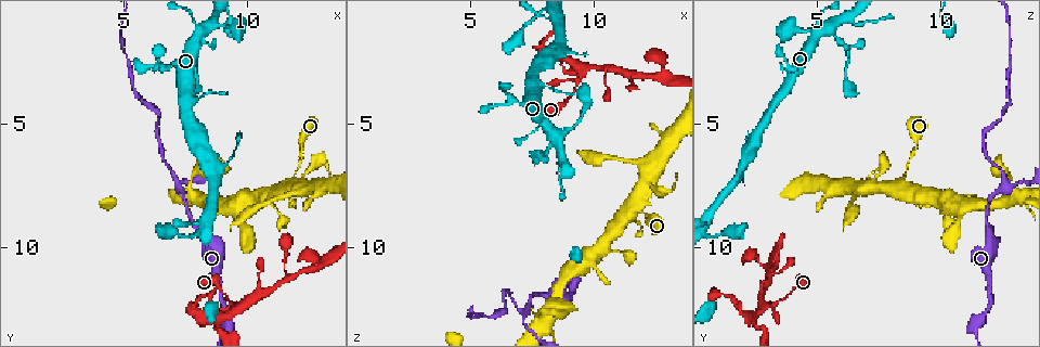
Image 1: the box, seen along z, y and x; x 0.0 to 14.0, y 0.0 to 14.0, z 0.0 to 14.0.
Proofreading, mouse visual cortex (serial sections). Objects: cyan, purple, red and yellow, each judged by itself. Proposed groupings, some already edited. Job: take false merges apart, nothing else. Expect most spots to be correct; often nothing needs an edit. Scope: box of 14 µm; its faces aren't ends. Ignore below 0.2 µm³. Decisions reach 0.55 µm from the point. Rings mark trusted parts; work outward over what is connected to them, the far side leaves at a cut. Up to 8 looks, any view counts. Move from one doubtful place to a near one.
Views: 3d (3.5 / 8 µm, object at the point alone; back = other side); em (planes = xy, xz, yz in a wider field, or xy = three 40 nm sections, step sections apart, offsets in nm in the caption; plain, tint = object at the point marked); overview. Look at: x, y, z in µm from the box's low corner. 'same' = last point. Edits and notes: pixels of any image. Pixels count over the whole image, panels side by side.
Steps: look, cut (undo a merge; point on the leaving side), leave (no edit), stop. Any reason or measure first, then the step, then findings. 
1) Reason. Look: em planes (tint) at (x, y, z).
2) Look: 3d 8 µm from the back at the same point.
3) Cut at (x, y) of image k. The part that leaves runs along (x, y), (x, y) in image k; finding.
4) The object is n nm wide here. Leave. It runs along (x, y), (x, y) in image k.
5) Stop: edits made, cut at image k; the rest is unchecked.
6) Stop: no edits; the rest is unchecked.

Small branch off a trunk. Look: 3d 3.5 µm at (11.7, 7.4, 8.3).

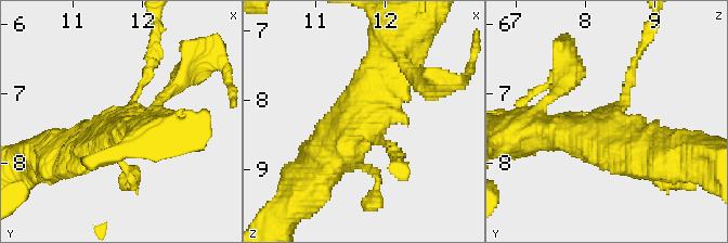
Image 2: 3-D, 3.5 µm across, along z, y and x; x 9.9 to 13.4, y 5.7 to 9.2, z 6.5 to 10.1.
Look: em xy step 3 (tint) at (11.75, 7.45, 8.30).

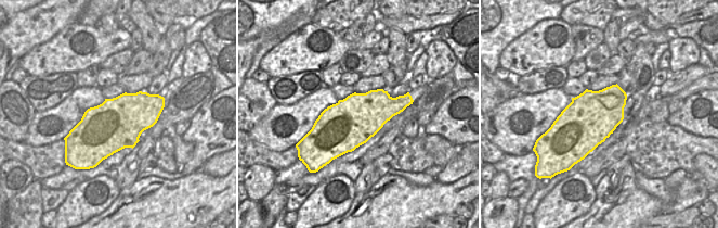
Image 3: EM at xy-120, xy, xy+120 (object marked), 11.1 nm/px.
Leave. It runs along (153, 65), (133, 112), (80, 149) in image 2; continuous, no second cell.

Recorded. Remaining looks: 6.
Look: 3d 3.5 µm at (7.2, 7.4, 12.7).

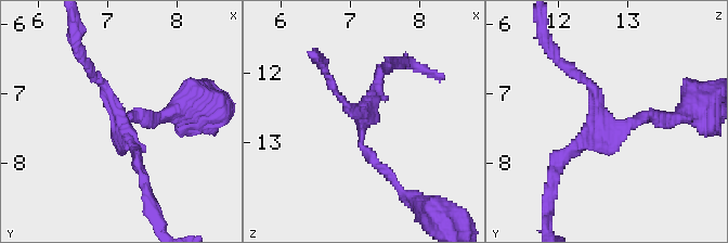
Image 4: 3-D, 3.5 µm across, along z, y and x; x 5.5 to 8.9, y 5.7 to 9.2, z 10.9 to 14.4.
3 arms meet here; the arms are 150, 150, 200 nm wide. Look: em xy step 2 (tint) at (7.20, 7.50, 12.60).

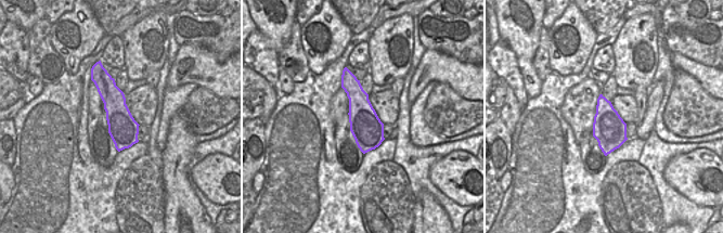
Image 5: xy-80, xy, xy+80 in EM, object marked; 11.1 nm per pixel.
Leave. It runs along (142, 169), (113, 99), (92, 72) in image 4; one cell here.

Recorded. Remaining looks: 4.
Abrupt turn. Look: em xy step 5 (tint) at (9.5, 12.4, 3.0).

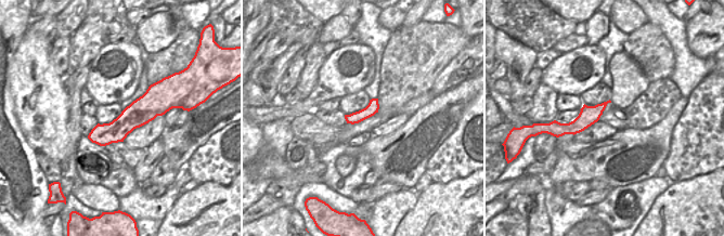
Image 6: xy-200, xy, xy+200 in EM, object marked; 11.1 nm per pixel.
Look: 3d 3.5 µm from the back at the same point.

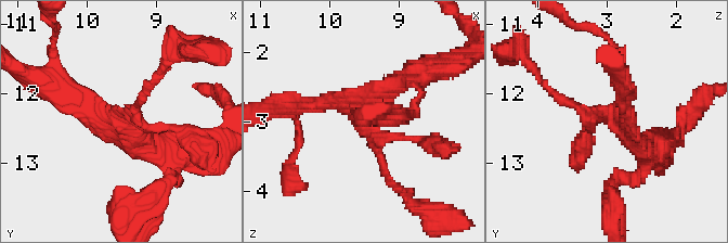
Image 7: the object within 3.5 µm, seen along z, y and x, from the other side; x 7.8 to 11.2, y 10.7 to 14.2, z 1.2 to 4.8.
Leave. It runs along (388, 175), (355, 109), (304, 103) in image 7; one cell here.

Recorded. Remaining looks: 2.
Stop: no edits; the rest is unchecked.

